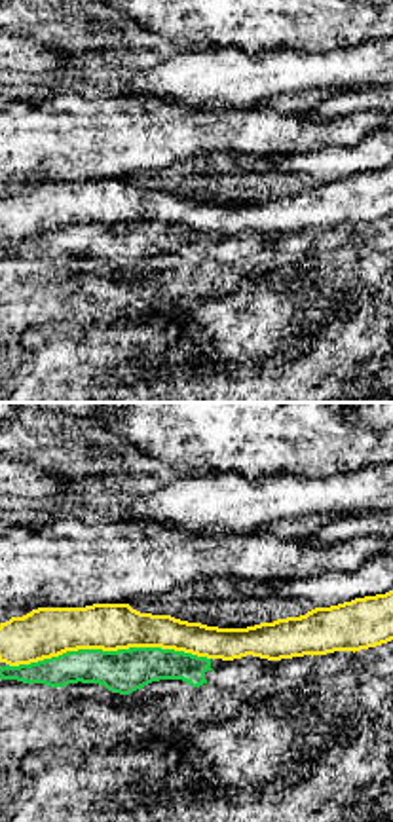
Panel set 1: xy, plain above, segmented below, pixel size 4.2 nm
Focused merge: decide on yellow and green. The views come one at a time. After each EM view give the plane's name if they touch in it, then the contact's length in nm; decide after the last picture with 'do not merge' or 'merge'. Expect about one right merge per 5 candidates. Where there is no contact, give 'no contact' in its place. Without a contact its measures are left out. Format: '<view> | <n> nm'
xy | 850 nm

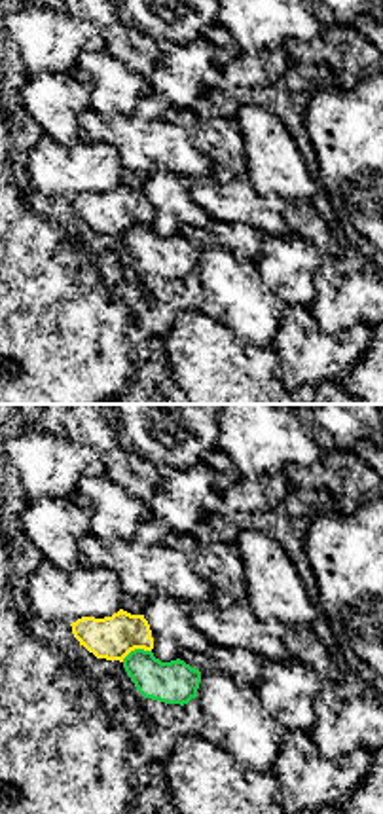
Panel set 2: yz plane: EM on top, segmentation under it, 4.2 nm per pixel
yz | 140 nm

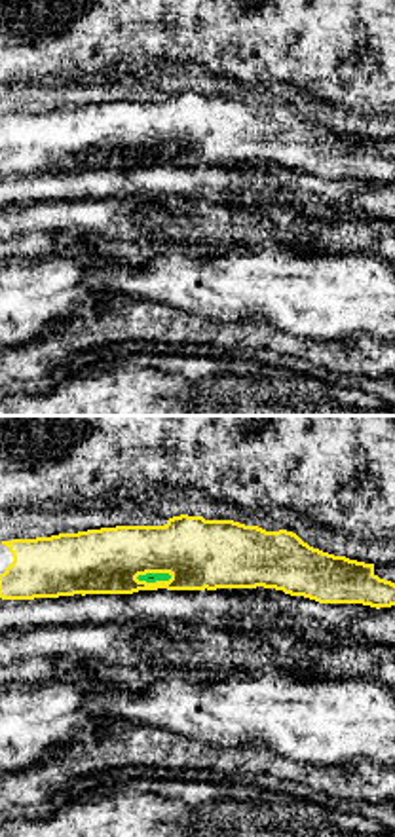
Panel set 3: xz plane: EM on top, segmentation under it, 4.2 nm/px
xz | 160 nm

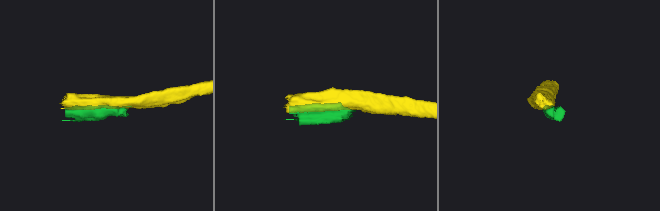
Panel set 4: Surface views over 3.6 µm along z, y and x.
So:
do not merge

